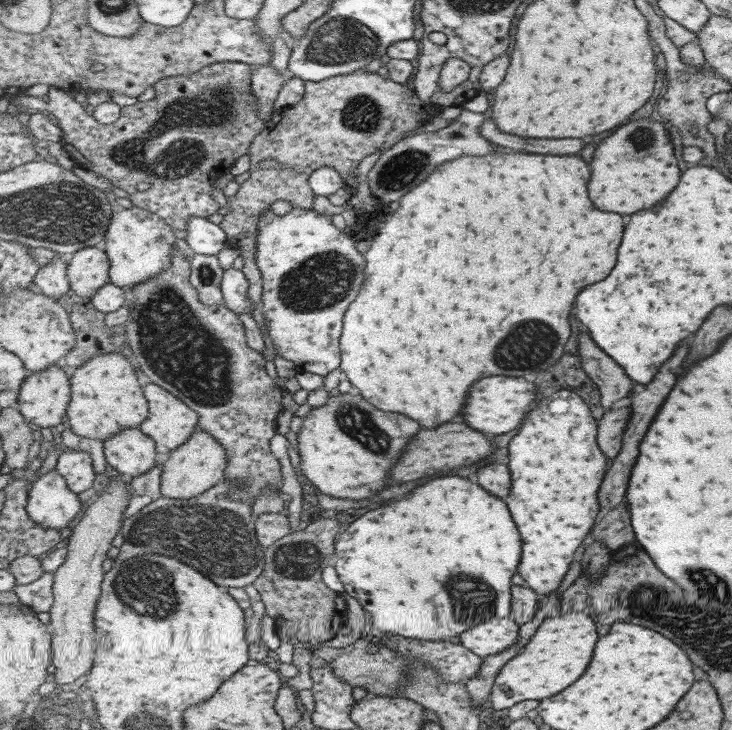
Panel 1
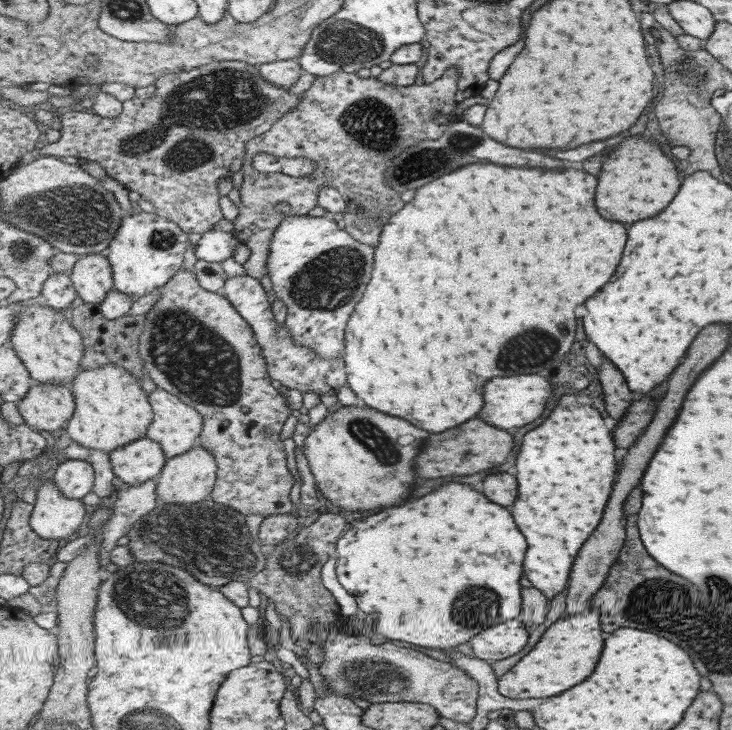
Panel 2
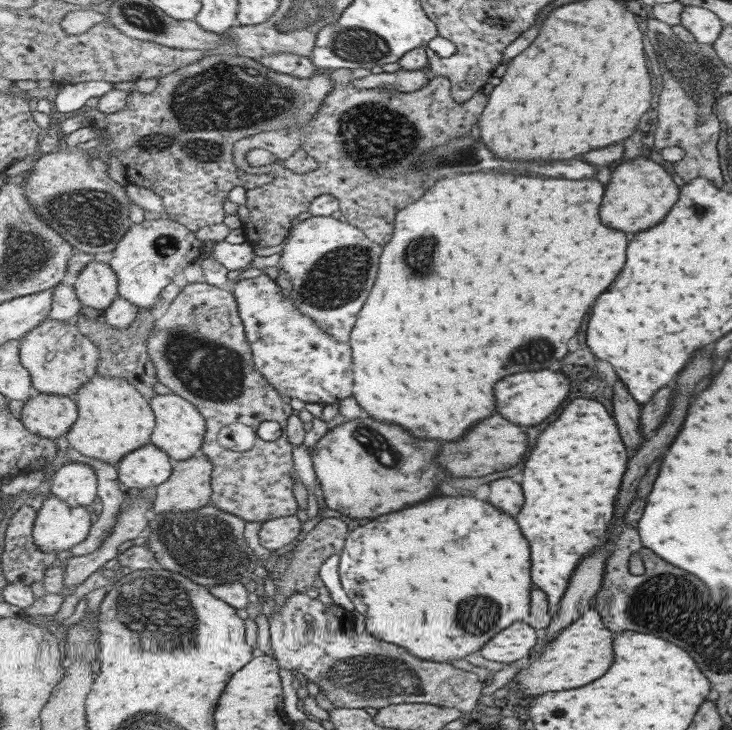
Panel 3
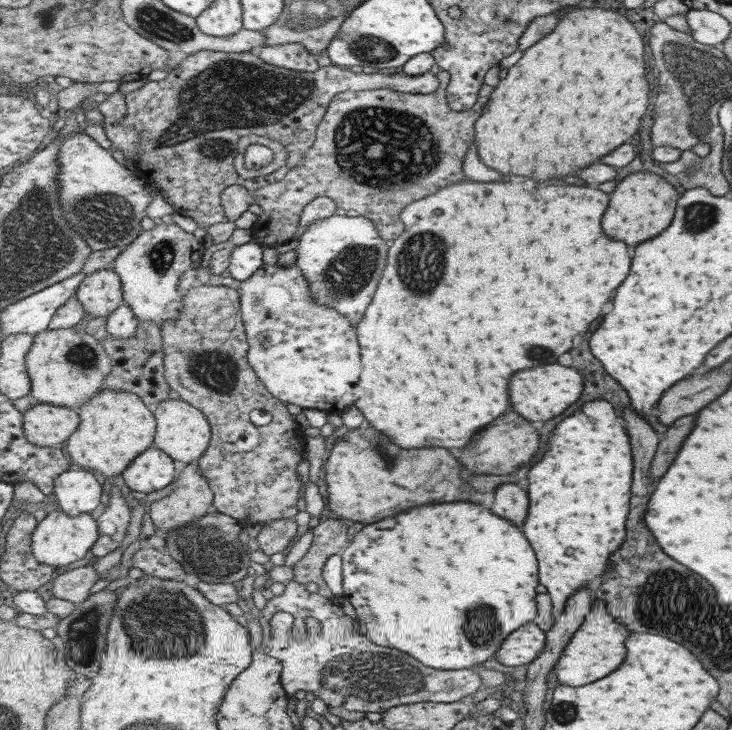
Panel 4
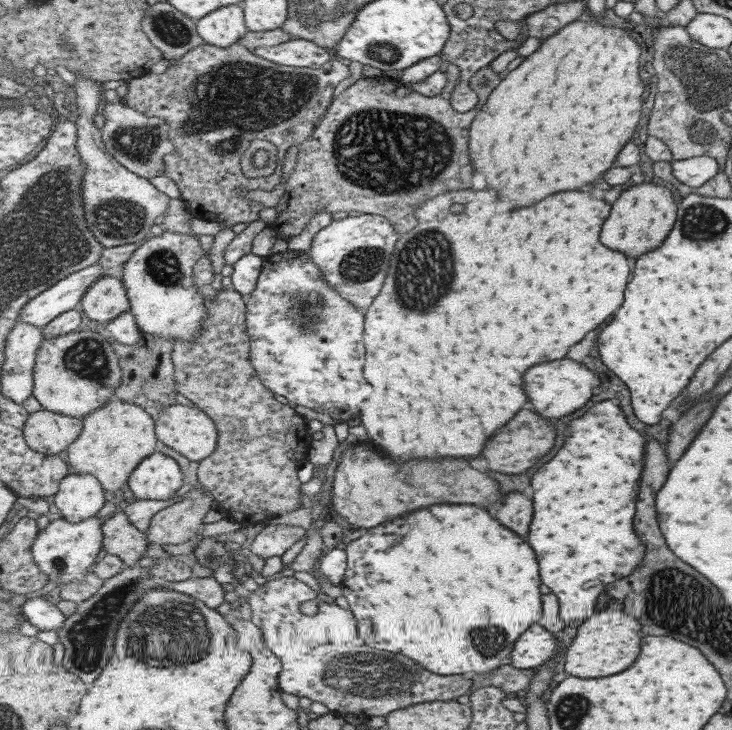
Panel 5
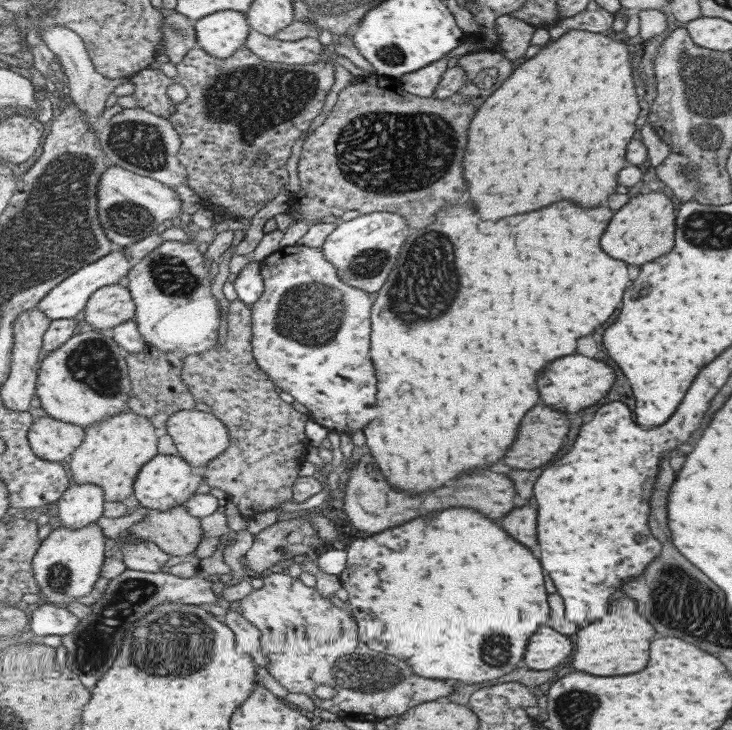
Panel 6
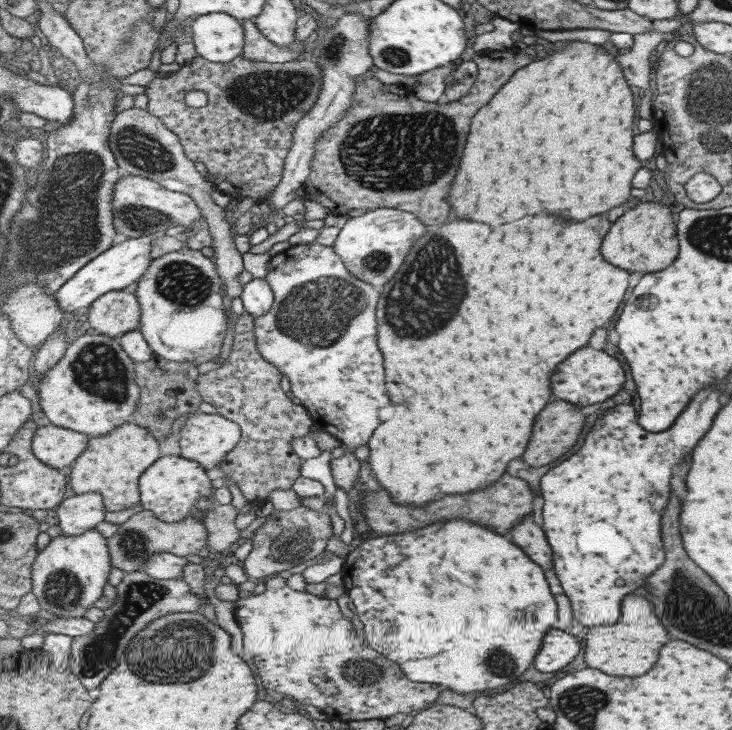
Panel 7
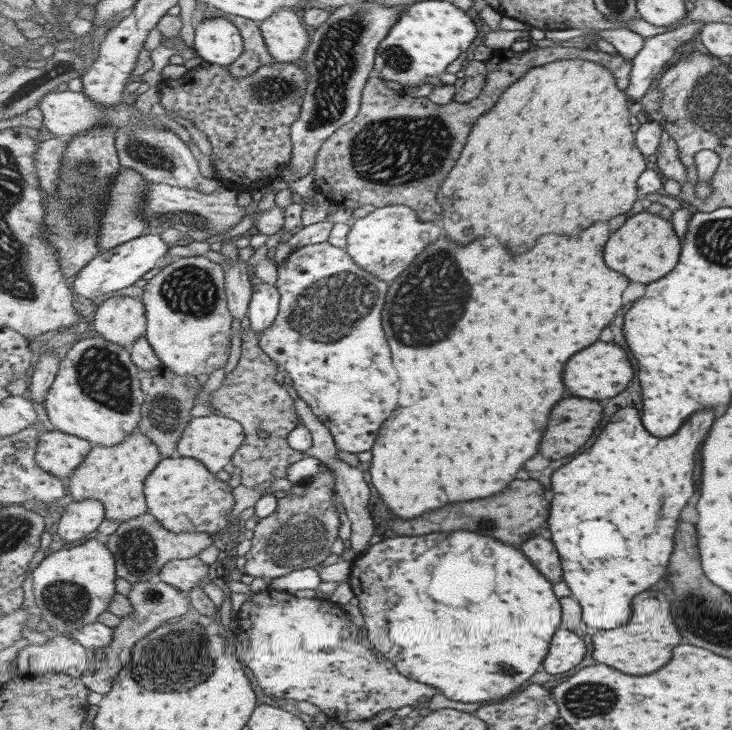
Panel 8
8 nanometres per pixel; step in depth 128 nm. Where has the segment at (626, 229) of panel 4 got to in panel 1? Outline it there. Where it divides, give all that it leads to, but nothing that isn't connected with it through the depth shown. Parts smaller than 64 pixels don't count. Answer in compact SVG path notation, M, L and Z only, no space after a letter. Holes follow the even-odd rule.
M631 120L613 136L603 140L593 160L595 176L591 178L591 198L603 212L635 214L663 202L681 182L681 168L675 148L663 124L657 120Z

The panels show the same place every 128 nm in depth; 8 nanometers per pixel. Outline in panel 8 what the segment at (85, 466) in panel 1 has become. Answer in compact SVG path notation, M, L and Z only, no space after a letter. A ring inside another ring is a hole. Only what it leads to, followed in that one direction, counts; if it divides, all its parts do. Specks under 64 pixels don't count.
M99 500L71 502L62 513L58 526L54 529L58 537L66 542L89 539L103 524L106 508Z

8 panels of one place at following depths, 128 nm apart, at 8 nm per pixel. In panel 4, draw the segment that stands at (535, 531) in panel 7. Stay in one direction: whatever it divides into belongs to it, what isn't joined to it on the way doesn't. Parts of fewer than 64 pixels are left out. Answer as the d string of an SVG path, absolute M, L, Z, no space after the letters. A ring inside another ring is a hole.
M503 484L497 490L493 512L521 526L529 516L529 494L517 484Z

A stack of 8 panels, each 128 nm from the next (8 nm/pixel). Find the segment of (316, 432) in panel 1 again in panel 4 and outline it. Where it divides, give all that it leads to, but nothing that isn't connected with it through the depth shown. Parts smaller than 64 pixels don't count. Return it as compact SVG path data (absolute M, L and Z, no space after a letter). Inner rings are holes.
M371 424L365 428L361 425L335 442L325 461L328 506L339 517L363 525L375 524L413 506L459 500L461 486L467 484L461 478L463 470L465 466L449 450L403 450Z

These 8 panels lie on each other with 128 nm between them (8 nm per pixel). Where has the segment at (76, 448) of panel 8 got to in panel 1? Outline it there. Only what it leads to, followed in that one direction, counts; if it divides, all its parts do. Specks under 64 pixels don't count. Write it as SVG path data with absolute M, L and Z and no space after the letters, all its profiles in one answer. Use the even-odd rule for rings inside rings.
M55 364L32 373L21 388L17 407L25 418L37 426L59 426L70 408L72 384L69 376Z

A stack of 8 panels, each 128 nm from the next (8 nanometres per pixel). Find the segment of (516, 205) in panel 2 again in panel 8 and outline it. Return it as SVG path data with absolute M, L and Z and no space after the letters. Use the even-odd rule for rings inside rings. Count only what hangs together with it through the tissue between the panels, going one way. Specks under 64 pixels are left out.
M595 224L591 230L581 232L579 236L543 236L539 244L521 258L515 258L495 236L475 240L469 246L457 246L449 238L439 238L414 261L407 271L392 281L387 294L386 308L383 310L383 328L387 328L387 336L391 336L391 348L395 352L395 364L399 364L399 374L403 380L403 396L399 404L399 412L383 424L383 432L379 432L379 440L375 444L371 460L370 480L380 493L384 504L397 518L417 518L429 510L443 508L453 502L467 502L477 498L489 498L493 494L503 492L517 474L525 468L525 462L539 454L543 436L547 432L551 410L565 398L567 386L563 380L565 362L573 358L581 348L589 348L601 336L601 332L613 322L617 312L625 306L623 294L629 286L627 276L607 268L603 260L605 244L609 242L609 224Z

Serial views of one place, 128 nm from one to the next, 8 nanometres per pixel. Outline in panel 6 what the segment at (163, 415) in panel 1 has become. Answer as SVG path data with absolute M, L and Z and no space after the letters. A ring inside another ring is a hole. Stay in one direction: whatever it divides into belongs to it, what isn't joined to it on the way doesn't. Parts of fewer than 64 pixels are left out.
M181 410L175 412L167 422L165 430L173 439L179 455L191 463L191 466L207 467L211 460L215 460L219 455L231 446L231 433L226 422L215 416L213 412L203 412L199 410Z

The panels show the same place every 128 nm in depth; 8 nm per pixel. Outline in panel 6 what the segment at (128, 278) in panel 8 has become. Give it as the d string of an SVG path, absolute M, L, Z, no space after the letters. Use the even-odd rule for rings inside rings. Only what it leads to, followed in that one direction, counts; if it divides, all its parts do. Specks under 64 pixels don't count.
M123 247L119 250L109 254L93 264L89 264L86 268L78 270L74 275L63 280L61 284L58 284L53 291L49 292L45 299L39 302L37 308L43 309L47 313L47 317L51 317L51 320L75 318L81 310L86 310L87 302L89 302L91 296L95 292L99 291L103 287L111 286L111 284L119 284L125 276L131 274L131 270L134 268L130 256L126 254Z

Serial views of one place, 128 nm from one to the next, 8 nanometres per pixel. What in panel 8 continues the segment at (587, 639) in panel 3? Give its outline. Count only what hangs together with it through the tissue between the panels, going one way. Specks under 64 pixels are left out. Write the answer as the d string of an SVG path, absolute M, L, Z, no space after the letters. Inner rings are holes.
M647 590L643 596L639 596L639 600L635 600L635 616L631 618L631 624L614 630L599 631L592 636L593 659L611 664L613 668L623 668L623 672L631 672L635 676L645 676L671 662L673 650L681 644L681 638L683 636L675 624L671 600L667 594Z

